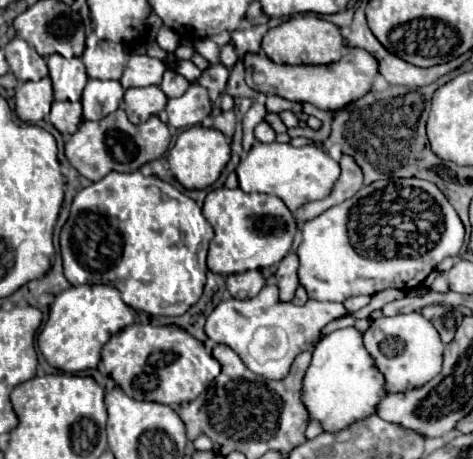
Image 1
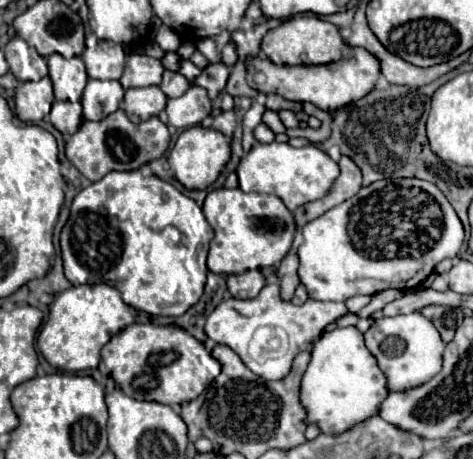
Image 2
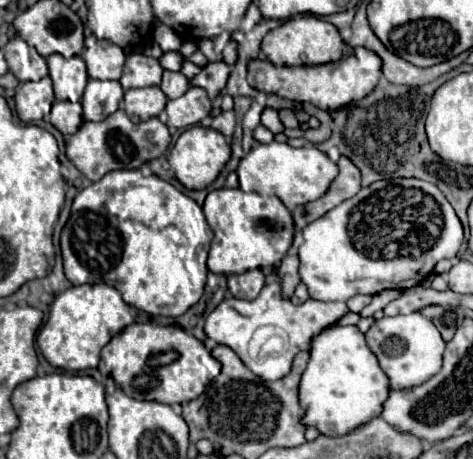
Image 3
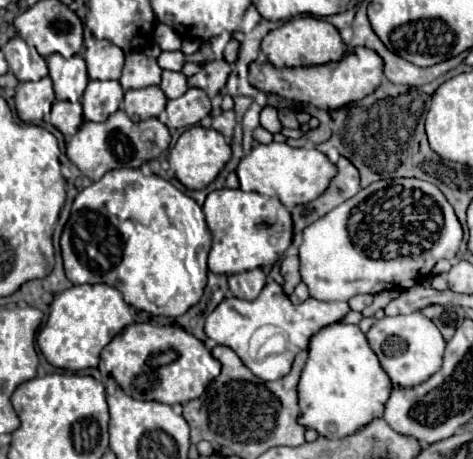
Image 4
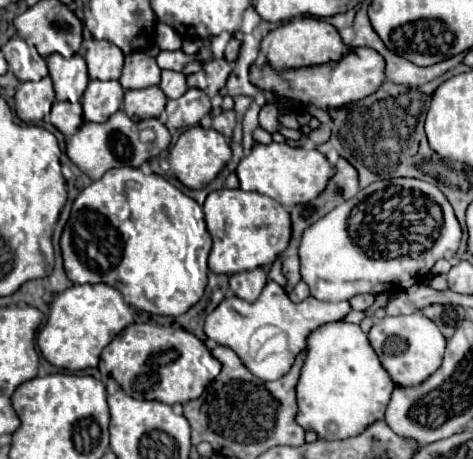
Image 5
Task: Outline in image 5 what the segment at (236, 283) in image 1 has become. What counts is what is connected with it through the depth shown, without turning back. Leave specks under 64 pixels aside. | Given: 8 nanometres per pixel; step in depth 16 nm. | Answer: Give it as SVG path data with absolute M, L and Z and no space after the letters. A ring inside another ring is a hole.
M254 268L254 270L230 276L230 288L238 298L246 302L256 302L266 282L268 282L268 274L262 268Z

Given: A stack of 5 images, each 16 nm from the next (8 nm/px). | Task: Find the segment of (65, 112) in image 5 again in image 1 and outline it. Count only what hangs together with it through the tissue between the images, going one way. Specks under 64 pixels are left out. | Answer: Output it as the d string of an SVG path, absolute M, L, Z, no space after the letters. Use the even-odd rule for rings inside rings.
M54 102L50 112L50 122L64 136L76 132L82 122L82 104L80 102Z

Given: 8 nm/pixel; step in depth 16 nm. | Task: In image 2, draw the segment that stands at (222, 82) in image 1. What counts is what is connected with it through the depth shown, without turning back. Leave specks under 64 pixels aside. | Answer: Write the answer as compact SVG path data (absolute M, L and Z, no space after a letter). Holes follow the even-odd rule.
M224 62L208 64L208 66L200 72L200 76L196 76L196 78L192 80L192 84L206 88L210 100L214 100L214 98L220 96L220 92L224 90L226 80L228 80L228 74L230 74L230 68L228 68Z

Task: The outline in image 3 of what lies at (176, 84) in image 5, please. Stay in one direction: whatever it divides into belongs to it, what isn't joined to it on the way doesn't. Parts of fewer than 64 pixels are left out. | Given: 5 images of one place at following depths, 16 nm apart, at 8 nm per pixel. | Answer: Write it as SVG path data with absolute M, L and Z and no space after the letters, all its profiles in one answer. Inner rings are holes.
M164 70L160 88L162 88L162 92L164 92L168 98L180 98L190 86L188 86L188 78L186 78L182 72Z

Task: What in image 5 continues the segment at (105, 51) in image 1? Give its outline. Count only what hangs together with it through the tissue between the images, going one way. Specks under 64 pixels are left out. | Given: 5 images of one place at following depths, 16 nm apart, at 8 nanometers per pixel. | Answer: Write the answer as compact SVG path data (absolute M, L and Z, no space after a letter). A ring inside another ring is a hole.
M106 40L94 42L86 52L88 76L92 80L118 80L124 66L124 54Z

